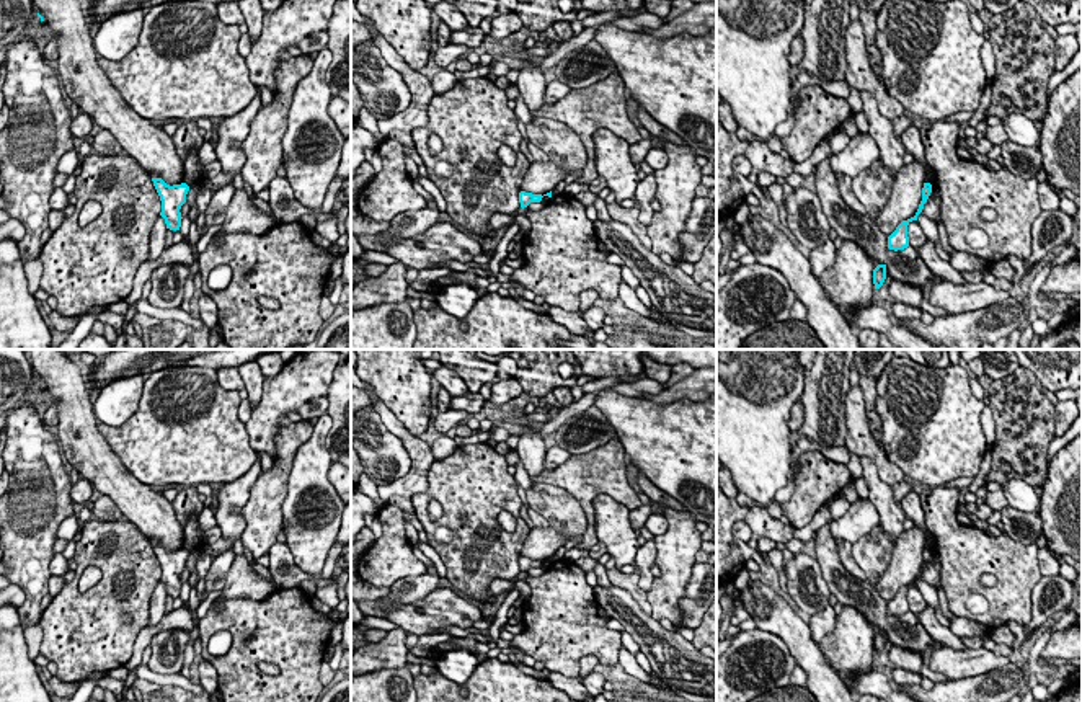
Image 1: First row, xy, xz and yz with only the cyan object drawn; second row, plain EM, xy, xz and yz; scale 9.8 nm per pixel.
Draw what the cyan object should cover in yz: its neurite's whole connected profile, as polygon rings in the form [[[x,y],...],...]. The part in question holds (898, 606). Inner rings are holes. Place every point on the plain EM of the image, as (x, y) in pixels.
[[[924,549],[924,553],[922,553],[922,566],[919,570],[919,575],[916,578],[914,583],[907,584],[907,586],[902,586],[896,596],[888,602],[888,614],[889,615],[904,615],[909,612],[909,602],[907,602],[907,591],[912,588],[912,586],[917,586],[917,581],[922,578],[924,575],[924,570],[927,568],[929,562],[932,558],[932,550],[930,549]]]

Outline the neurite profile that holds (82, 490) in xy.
[[[78,478],[78,482],[75,485],[72,485],[72,490],[70,490],[70,500],[72,503],[85,503],[90,500],[91,493],[93,493],[93,485],[85,480],[85,478]]]

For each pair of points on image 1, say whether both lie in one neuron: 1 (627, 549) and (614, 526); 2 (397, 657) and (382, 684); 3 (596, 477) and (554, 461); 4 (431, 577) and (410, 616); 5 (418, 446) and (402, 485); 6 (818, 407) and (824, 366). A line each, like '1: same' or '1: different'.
1: same
2: different
3: different
4: different
5: same
6: same

